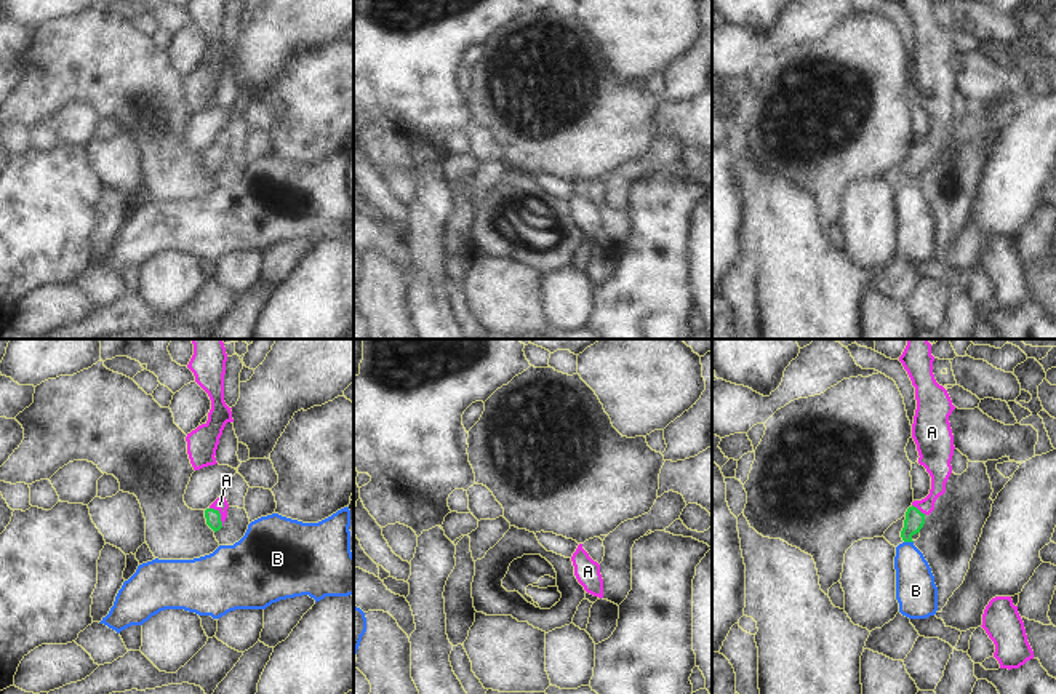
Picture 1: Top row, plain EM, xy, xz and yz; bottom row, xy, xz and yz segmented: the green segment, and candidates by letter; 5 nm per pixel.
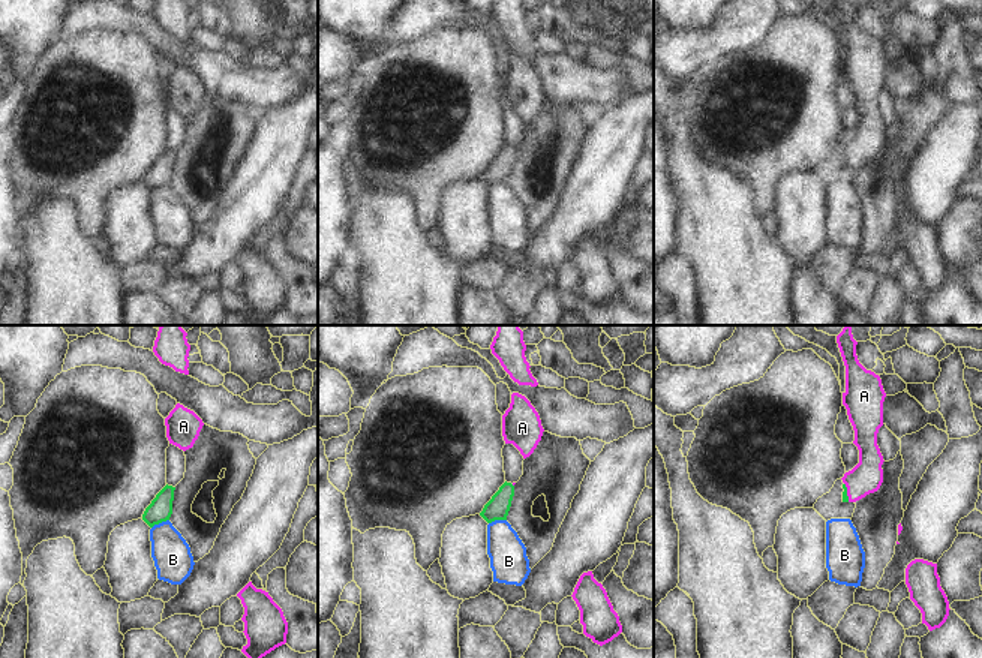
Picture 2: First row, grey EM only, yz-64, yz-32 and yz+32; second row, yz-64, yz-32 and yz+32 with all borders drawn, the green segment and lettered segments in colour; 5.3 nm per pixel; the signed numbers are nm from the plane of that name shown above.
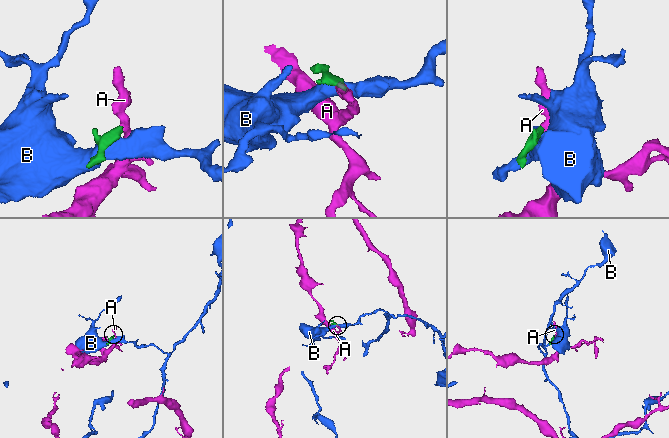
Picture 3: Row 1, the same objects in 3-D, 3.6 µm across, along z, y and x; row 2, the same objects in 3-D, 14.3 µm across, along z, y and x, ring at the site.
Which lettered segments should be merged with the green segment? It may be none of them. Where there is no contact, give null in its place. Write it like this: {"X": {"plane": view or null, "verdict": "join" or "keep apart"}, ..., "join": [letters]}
{"A": {"plane": "xy", "verdict": "join"}, "B": {"plane": "yz", "verdict": "keep apart"}, "join": ["A"]}

